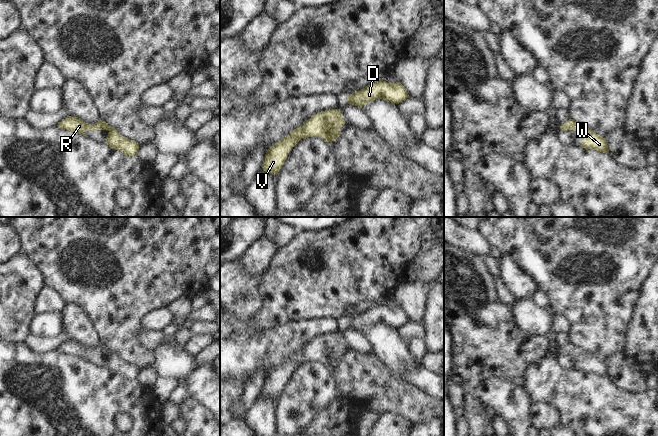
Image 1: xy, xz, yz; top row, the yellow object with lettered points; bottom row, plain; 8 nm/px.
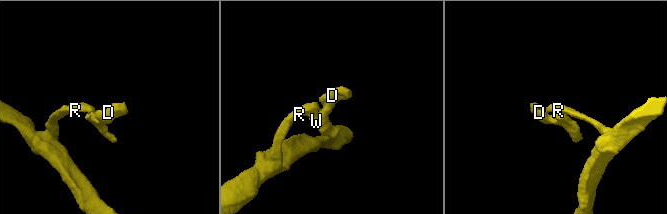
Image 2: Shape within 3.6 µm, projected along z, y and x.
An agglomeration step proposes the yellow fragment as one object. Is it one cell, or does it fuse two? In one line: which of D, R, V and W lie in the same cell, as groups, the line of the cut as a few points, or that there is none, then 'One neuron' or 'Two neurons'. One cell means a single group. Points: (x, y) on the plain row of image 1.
Groups: D R V W. No split. One neuron.

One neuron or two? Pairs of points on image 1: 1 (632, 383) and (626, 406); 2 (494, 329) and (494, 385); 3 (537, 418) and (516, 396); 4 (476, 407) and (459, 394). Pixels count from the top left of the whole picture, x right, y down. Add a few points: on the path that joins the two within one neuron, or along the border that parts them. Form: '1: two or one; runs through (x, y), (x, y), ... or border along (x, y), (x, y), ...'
1: two; border along (610, 380), (629, 393), (641, 393), (647, 389)
2: two; border along (513, 381), (489, 377), (474, 389)
3: two; border along (532, 403), (530, 408), (531, 425)
4: two; border along (466, 392), (463, 407)

